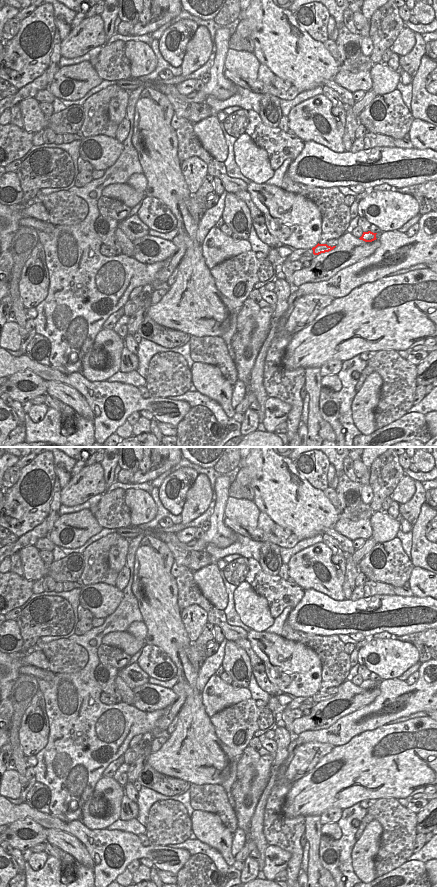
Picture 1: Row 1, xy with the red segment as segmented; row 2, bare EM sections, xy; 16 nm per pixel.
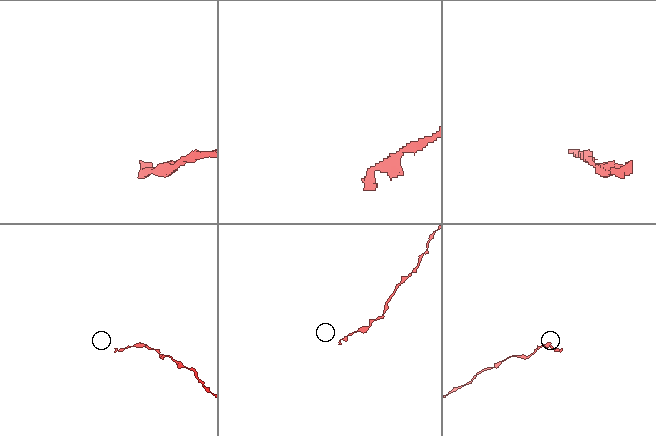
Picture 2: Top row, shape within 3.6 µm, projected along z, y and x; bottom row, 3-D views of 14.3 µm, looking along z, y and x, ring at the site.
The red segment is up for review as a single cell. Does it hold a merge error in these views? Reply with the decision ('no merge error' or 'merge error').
no merge error

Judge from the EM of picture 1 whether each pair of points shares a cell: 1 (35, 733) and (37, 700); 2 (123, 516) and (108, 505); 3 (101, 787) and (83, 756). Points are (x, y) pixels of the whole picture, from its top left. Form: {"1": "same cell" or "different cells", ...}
{"1": "same cell", "2": "same cell", "3": "different cells"}

